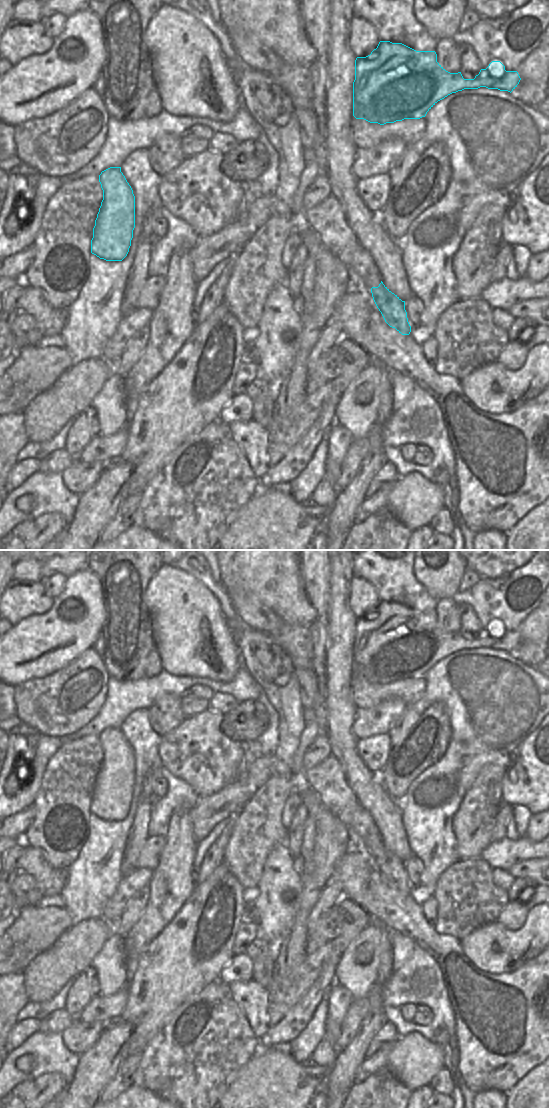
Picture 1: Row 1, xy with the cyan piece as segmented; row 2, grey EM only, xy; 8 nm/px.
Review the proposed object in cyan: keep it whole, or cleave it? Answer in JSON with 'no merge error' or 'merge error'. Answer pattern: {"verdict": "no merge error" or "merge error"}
{"verdict": "merge error"}

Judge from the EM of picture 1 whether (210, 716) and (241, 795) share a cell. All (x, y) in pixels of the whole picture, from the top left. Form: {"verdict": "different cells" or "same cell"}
{"verdict": "different cells"}

